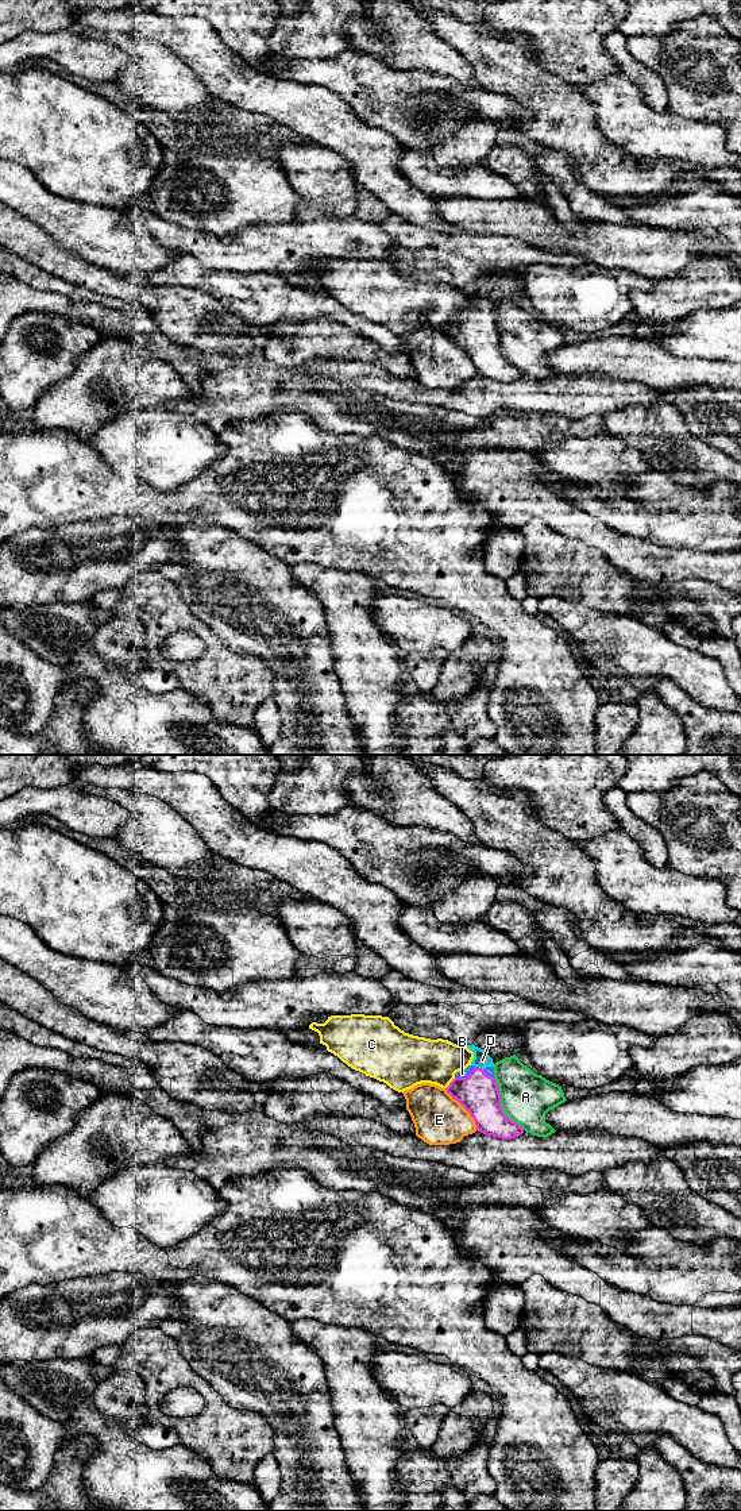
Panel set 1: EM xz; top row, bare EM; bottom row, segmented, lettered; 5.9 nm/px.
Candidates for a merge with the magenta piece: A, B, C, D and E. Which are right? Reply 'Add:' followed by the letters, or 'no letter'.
Add: B, D

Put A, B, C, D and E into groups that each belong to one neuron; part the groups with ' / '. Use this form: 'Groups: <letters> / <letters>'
Groups: A / B D / C / E

